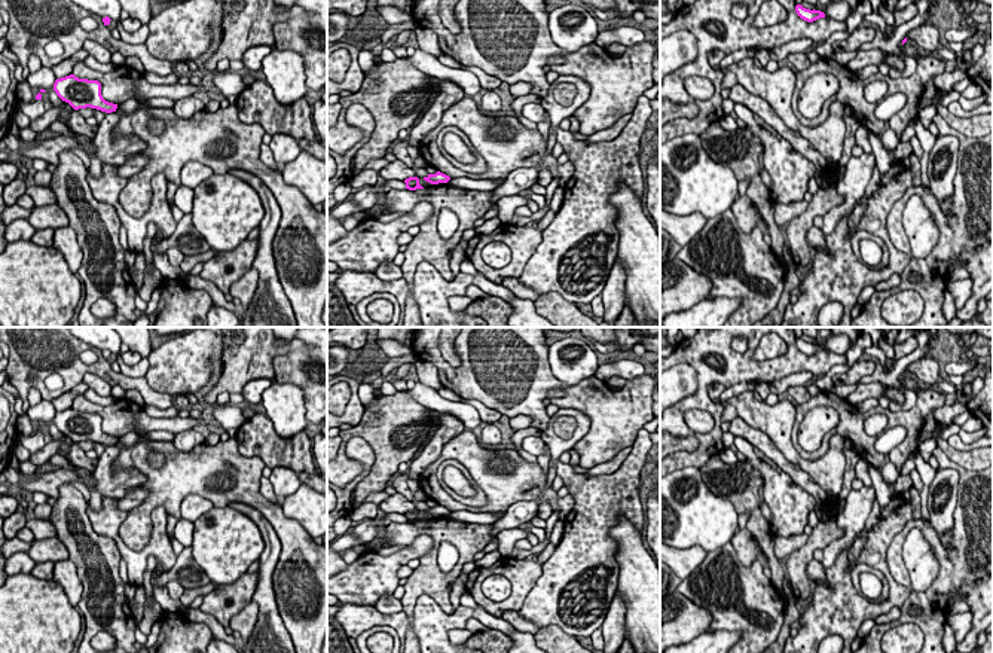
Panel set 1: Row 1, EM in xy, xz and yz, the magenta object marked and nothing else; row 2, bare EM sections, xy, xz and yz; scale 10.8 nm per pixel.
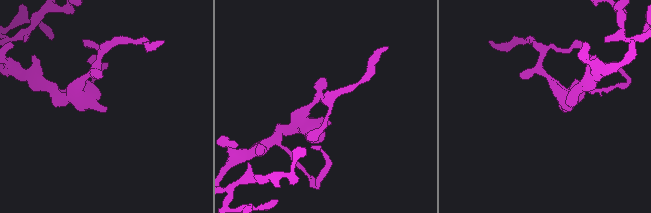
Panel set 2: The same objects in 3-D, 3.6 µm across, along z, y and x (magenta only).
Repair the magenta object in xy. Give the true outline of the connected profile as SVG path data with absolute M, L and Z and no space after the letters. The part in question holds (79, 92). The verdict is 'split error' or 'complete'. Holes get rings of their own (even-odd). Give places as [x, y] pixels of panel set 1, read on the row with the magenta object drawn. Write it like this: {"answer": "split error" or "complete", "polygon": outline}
{"answer": "complete", "polygon": "M70 74L56 79L54 83L54 91L74 110L91 107L111 113L117 109L117 104L109 103L103 98L101 83L98 80L79 79L74 74Z"}

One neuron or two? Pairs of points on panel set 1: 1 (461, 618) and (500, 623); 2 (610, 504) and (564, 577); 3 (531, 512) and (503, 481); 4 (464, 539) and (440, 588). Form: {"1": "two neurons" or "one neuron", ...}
{"1": "one neuron", "2": "one neuron", "3": "two neurons", "4": "one neuron"}

